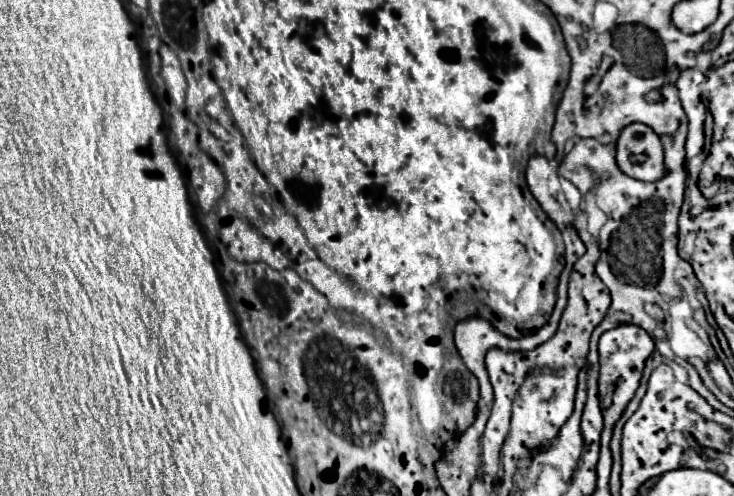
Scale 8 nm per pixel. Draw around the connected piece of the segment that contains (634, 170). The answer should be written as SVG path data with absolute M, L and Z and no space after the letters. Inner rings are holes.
M628 124L616 140L618 168L636 180L654 182L664 176L662 144L646 124Z

